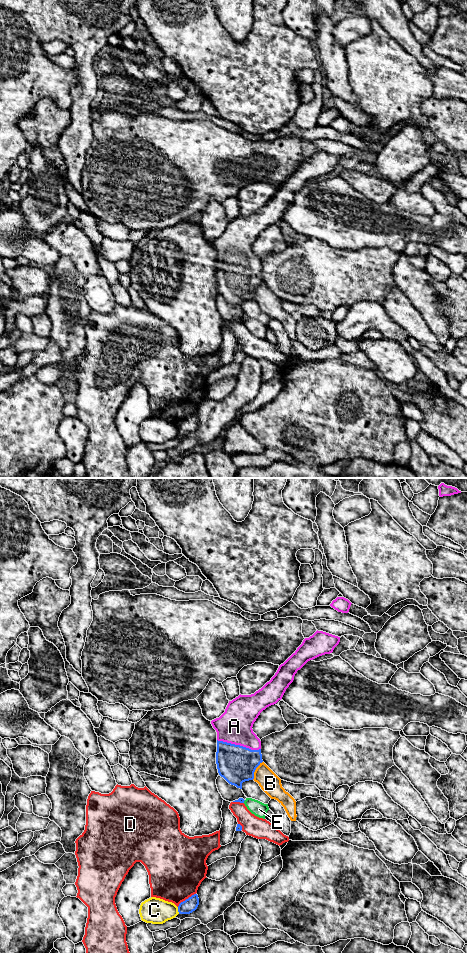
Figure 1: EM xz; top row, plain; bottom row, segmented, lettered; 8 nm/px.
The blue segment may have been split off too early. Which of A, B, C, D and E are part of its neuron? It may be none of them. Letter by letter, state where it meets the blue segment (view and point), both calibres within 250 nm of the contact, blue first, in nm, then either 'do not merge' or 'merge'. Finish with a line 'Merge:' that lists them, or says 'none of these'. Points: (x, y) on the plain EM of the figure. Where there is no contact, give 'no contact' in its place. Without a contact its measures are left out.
A: xz (239, 265) | 300/280 nm | merge
B: xz (255, 289) | 300/170 nm | do not merge
C: xz (178, 430) | 110/220 nm | do not merge
D: xz (186, 419) | 110/440 nm | do not merge
E: xz (244, 320) | 50/120 nm | do not merge
Merge: A

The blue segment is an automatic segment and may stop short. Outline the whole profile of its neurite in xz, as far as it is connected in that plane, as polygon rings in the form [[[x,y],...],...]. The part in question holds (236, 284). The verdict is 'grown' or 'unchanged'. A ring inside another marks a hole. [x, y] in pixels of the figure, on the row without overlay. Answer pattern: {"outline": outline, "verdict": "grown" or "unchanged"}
{"outline": [[[317,150],[312,156],[303,160],[297,170],[279,186],[275,195],[261,209],[251,215],[240,214],[229,221],[225,232],[219,238],[211,241],[217,252],[216,284],[218,293],[229,304],[242,309],[242,303],[253,300],[256,288],[263,282],[261,261],[252,249],[260,233],[282,219],[297,191],[308,181],[332,173],[339,162],[340,157]]], "verdict": "grown"}

